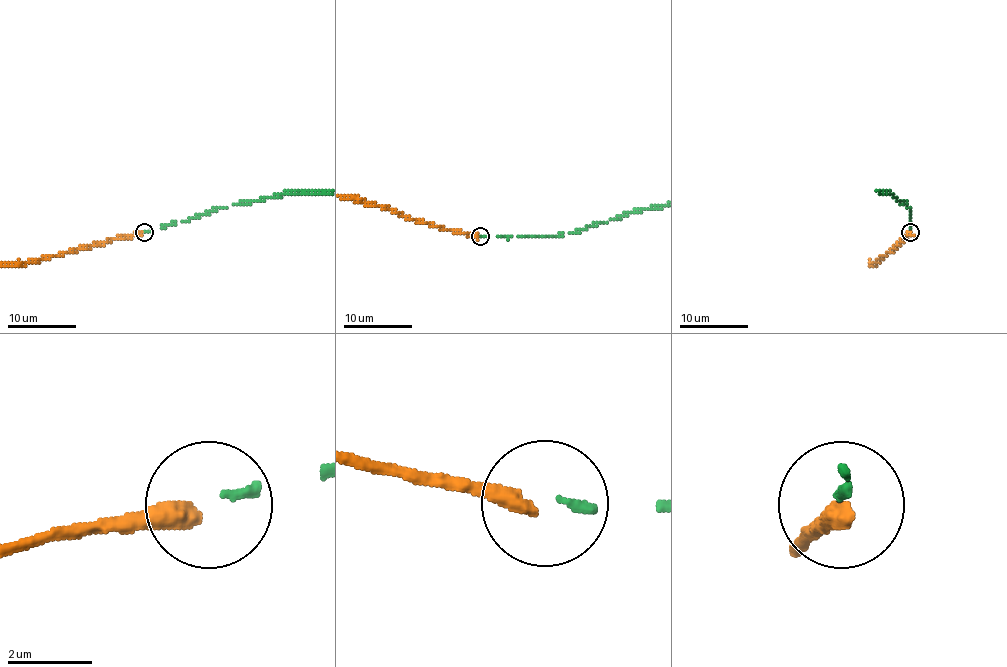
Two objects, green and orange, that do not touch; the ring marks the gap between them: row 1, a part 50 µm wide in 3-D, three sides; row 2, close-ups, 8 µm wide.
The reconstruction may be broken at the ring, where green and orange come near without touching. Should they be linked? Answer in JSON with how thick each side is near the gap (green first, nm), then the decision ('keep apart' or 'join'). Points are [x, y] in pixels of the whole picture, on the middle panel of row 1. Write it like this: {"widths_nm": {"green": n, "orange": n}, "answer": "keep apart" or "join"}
{"widths_nm": {"green": 220, "orange": 440}, "answer": "join"}

